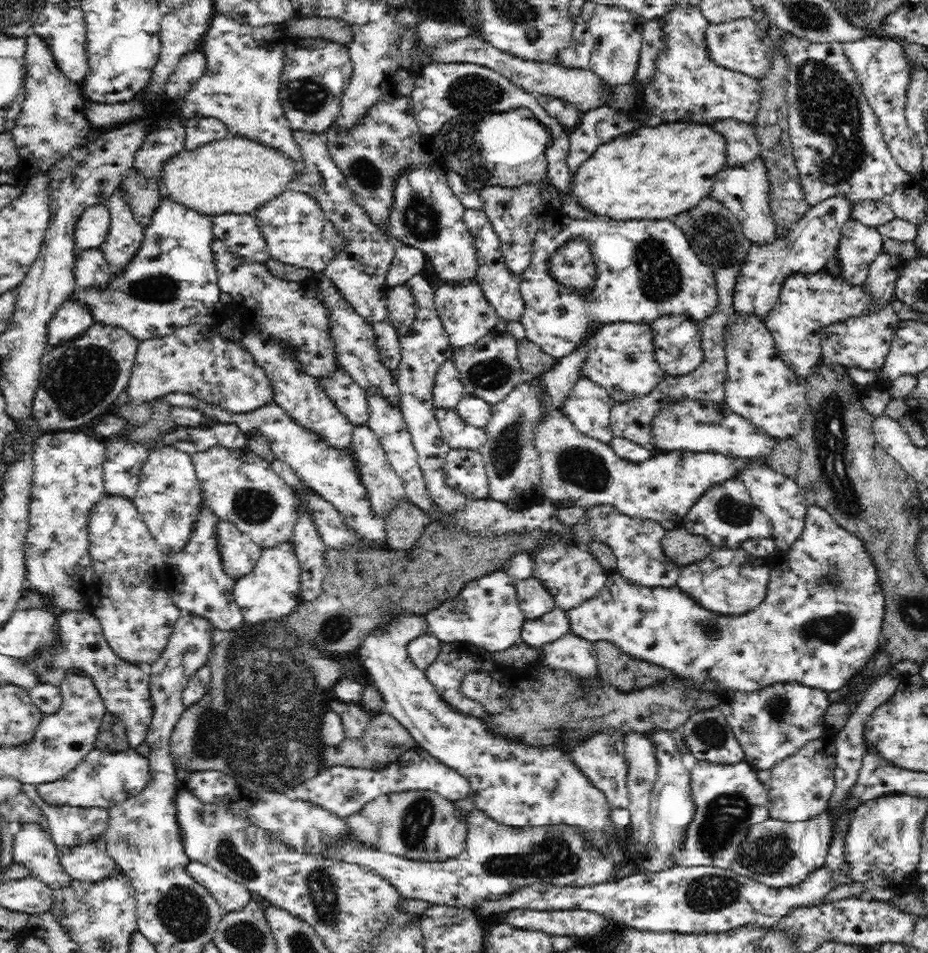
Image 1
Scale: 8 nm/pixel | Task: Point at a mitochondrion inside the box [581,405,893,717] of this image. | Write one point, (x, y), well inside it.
(827, 630)

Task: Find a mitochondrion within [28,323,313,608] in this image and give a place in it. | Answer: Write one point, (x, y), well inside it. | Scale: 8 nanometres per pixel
(78, 379)

